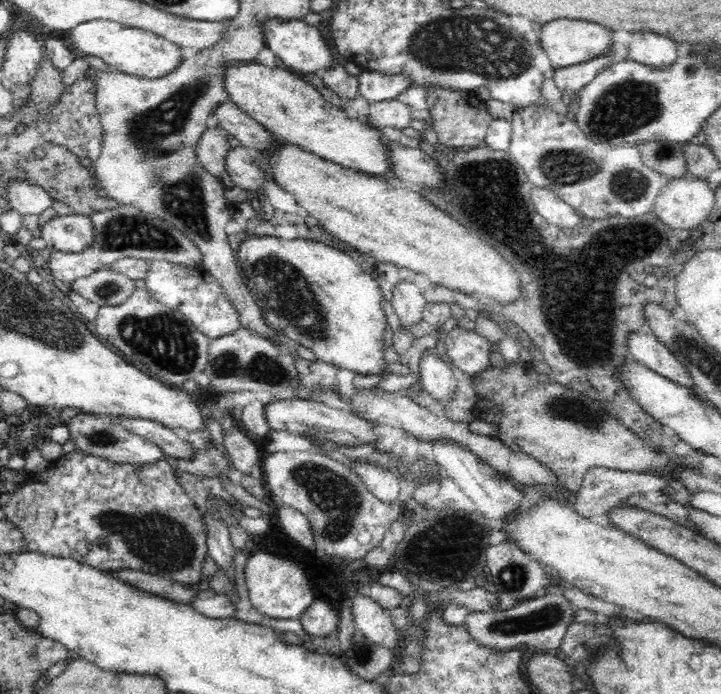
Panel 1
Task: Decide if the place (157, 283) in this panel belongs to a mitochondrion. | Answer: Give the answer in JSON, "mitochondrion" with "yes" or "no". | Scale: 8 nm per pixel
{"mitochondrion":"no"}

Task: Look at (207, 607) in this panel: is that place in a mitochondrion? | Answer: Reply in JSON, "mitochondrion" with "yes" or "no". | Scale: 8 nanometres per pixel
{"mitochondrion":"no"}

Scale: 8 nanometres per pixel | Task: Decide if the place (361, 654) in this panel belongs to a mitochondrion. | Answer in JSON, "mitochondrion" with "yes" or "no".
{"mitochondrion":"yes"}

